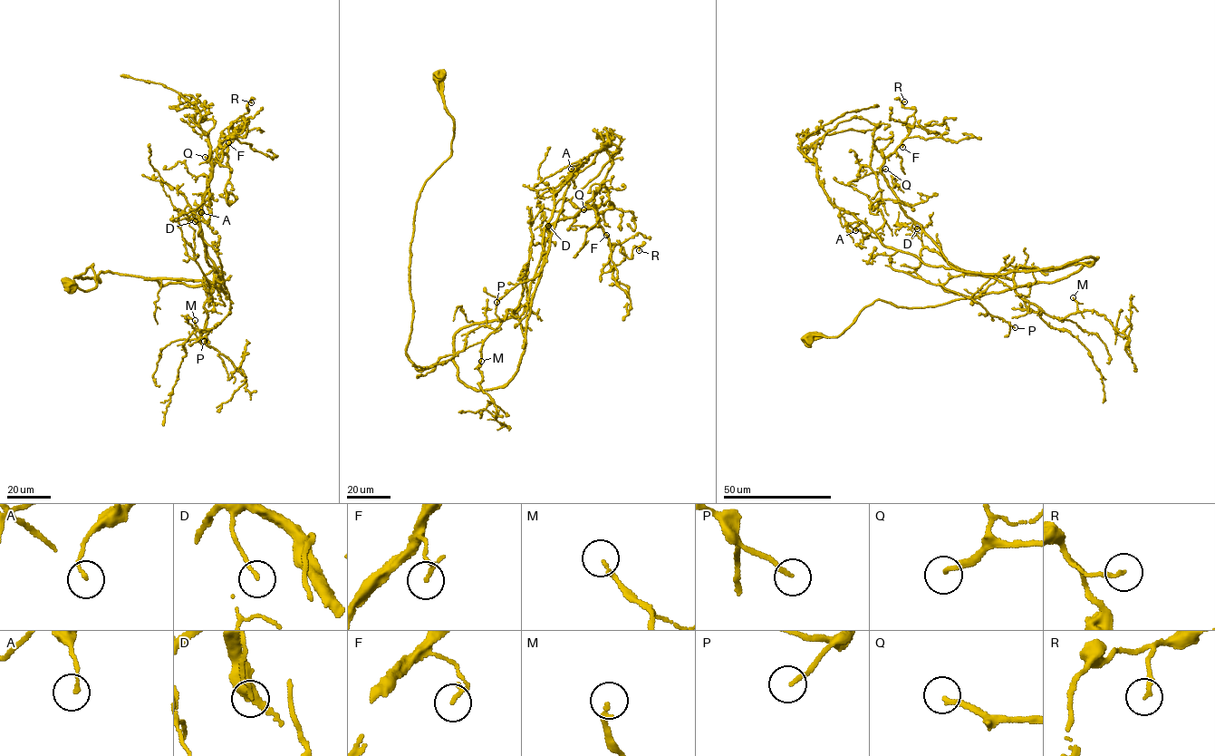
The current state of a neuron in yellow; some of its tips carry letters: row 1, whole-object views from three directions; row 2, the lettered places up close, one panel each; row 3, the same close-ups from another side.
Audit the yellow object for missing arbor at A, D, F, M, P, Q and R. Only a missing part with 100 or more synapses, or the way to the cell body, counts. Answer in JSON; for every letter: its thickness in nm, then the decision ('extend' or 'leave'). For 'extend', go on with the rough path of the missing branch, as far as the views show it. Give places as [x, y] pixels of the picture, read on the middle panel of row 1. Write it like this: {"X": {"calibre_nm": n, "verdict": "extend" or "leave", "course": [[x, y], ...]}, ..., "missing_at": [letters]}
{"A": {"calibre_nm": 130, "verdict": "leave"}, "D": {"calibre_nm": 140, "verdict": "leave"}, "F": {"calibre_nm": 140, "verdict": "leave"}, "M": {"calibre_nm": 160, "verdict": "leave"}, "P": {"calibre_nm": 160, "verdict": "leave"}, "Q": {"calibre_nm": 170, "verdict": "extend", "course": [[583, 209], [573, 210], [561, 220], [544, 214], [542, 207], [555, 193]]}, "R": {"calibre_nm": 150, "verdict": "leave"}, "missing_at": ["Q"]}

